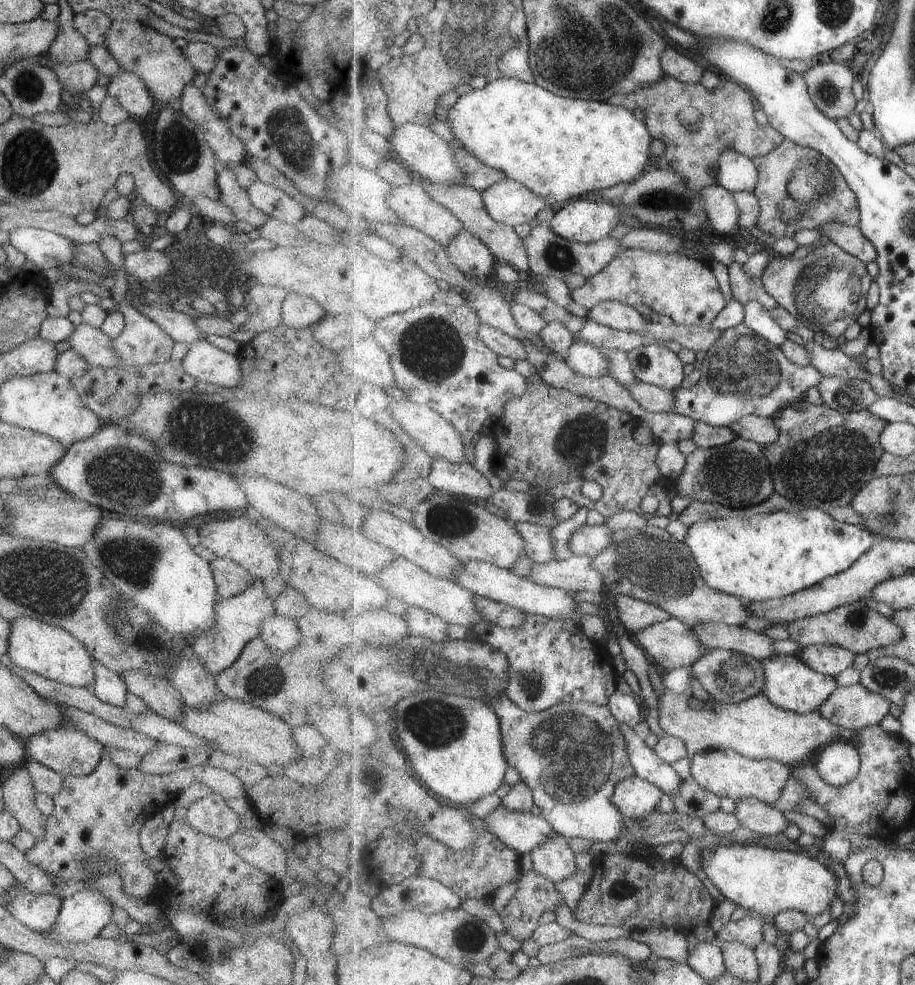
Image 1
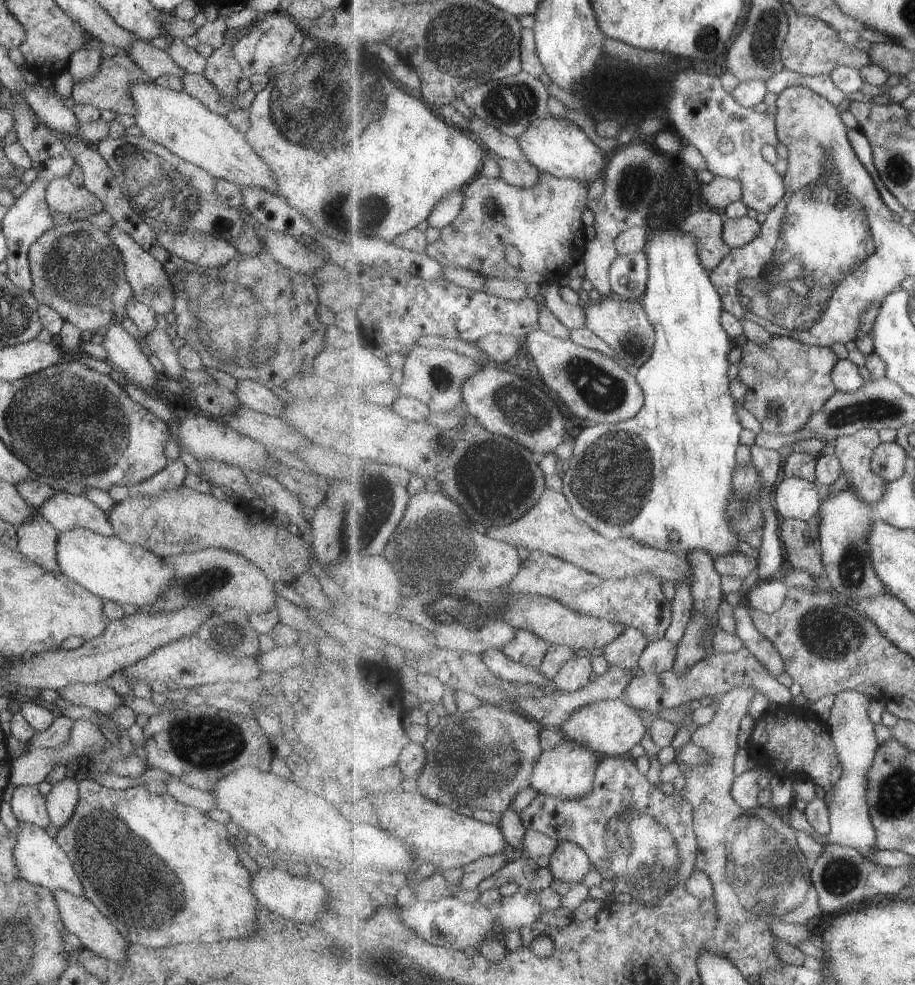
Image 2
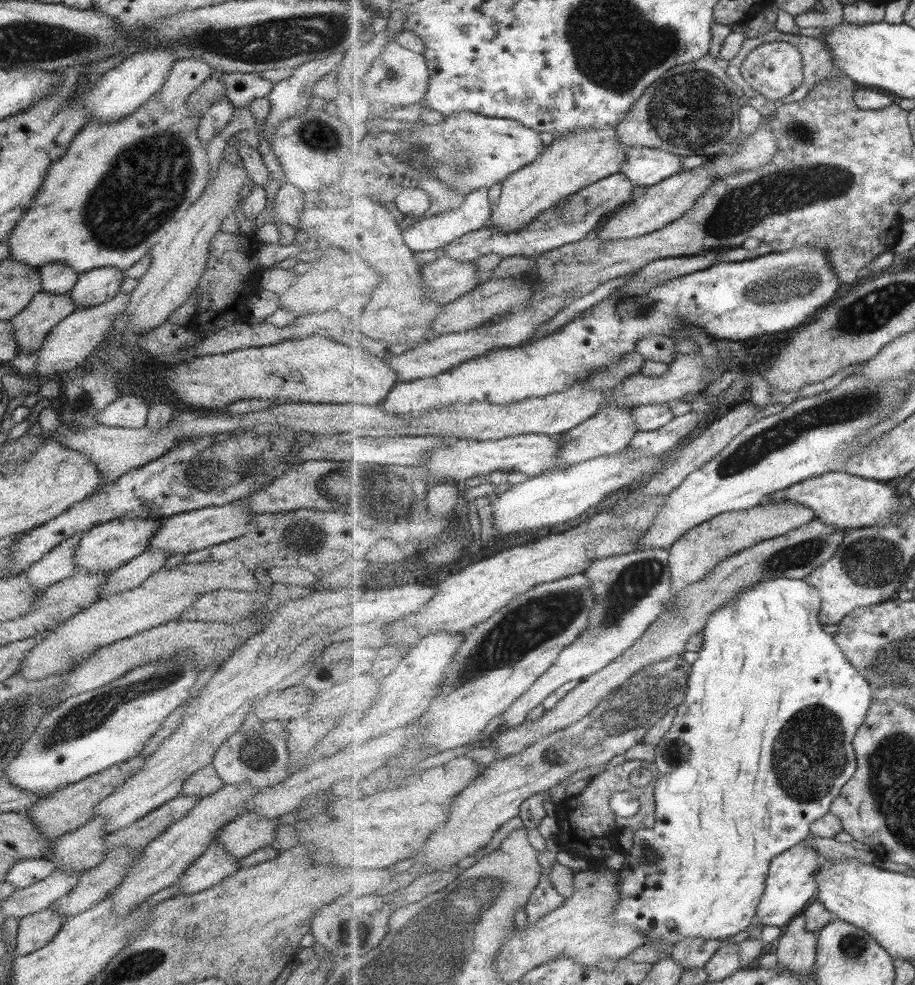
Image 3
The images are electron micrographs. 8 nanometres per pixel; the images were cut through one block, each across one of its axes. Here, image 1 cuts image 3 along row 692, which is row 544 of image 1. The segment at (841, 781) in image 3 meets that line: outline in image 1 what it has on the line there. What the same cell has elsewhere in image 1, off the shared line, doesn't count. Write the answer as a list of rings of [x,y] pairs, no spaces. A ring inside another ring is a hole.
[[[807,507],[751,518],[700,520],[690,527],[685,541],[712,589],[743,600],[766,601],[804,591],[845,572],[871,550],[877,538],[861,525],[842,523],[824,510]]]

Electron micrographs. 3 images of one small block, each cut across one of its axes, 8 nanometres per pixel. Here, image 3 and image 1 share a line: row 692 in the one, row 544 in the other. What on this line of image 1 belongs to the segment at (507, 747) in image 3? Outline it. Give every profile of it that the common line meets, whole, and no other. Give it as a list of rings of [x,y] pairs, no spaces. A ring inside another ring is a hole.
[[[585,523],[570,536],[570,549],[575,555],[587,555],[594,558],[613,543],[613,533],[615,532],[604,524]]]

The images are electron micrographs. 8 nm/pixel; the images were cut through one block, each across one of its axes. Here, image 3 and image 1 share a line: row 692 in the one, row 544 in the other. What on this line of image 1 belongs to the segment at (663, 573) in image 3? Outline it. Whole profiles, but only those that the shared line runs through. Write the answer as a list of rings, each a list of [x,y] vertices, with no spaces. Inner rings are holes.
[[[523,521],[515,525],[524,538],[527,559],[532,563],[546,563],[555,559],[553,538],[549,527]]]

